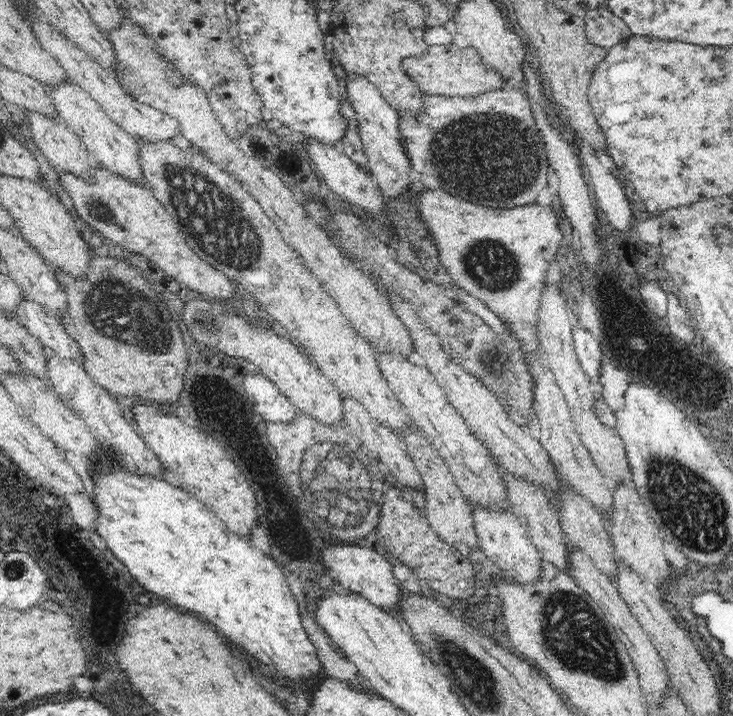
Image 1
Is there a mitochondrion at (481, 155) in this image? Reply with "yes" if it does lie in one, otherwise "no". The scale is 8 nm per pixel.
yes

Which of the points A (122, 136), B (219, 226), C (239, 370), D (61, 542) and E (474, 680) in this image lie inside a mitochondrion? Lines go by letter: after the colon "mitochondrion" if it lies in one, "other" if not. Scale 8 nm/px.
A: other
B: mitochondrion
C: other
D: other
E: mitochondrion

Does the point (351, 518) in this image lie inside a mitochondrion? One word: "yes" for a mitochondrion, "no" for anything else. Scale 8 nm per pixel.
yes

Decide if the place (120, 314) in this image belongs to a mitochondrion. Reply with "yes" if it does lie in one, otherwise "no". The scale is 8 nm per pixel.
yes

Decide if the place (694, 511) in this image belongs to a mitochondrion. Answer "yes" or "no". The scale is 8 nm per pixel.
yes

